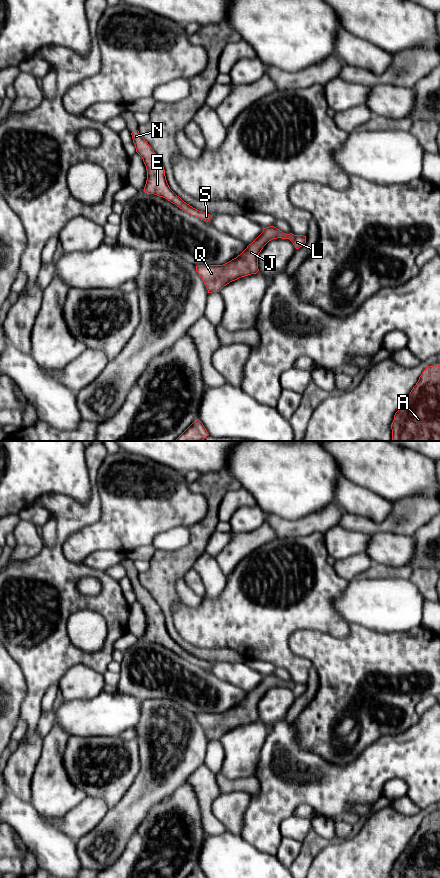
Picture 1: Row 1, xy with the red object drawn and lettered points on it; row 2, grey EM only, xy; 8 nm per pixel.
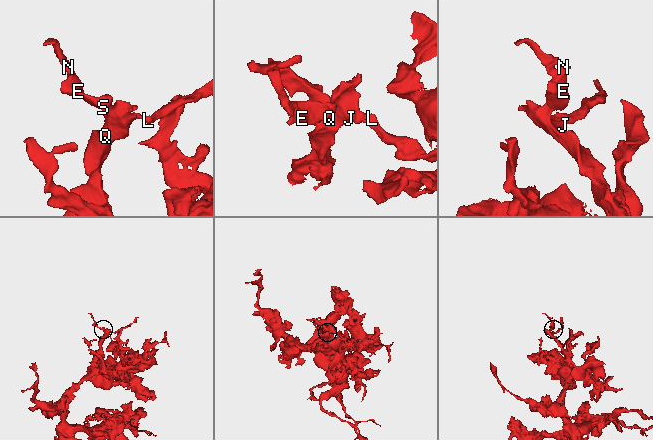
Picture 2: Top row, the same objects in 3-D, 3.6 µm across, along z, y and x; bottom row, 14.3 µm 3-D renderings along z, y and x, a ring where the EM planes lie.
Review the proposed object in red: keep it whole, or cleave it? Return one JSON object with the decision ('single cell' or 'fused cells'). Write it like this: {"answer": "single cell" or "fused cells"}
{"answer": "single cell"}

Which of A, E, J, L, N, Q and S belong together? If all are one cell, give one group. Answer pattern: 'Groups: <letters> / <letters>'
Groups: A E J L N Q S

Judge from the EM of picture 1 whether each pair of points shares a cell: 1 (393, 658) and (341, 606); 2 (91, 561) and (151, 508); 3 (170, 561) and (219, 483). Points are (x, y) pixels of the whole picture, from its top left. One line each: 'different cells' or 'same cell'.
1: different cells
2: different cells
3: same cell

